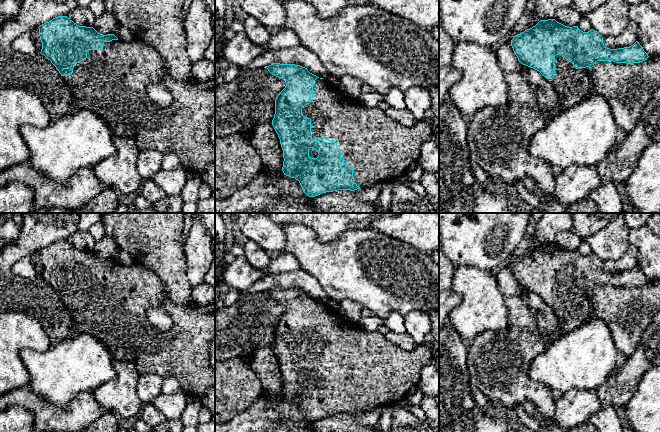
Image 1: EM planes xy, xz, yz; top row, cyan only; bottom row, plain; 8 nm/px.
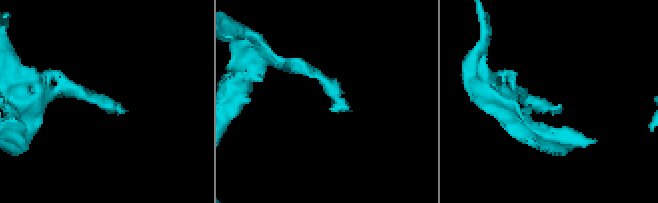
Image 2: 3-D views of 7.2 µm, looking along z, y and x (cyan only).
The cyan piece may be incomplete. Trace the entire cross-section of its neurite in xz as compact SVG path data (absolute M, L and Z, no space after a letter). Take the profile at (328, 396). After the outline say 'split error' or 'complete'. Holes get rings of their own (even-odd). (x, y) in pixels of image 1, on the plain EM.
M273 287L264 292L286 307L275 323L275 338L272 344L283 374L282 395L284 399L298 404L303 416L309 421L338 414L354 415L372 411L376 406L401 403L410 389L418 386L422 369L433 359L429 348L416 345L412 350L405 351L390 343L380 332L365 331L358 323L348 321L340 312L333 312L323 302L300 289ZM310 372L318 376L317 382L309 381Z; split error

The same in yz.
M555 243L540 244L532 252L515 259L511 270L519 286L539 295L553 309L563 335L582 326L589 317L593 309L592 291L597 285L633 288L649 281L638 265L630 271L610 273L604 270L603 261L597 255L583 256L578 250L565 250Z; split error

